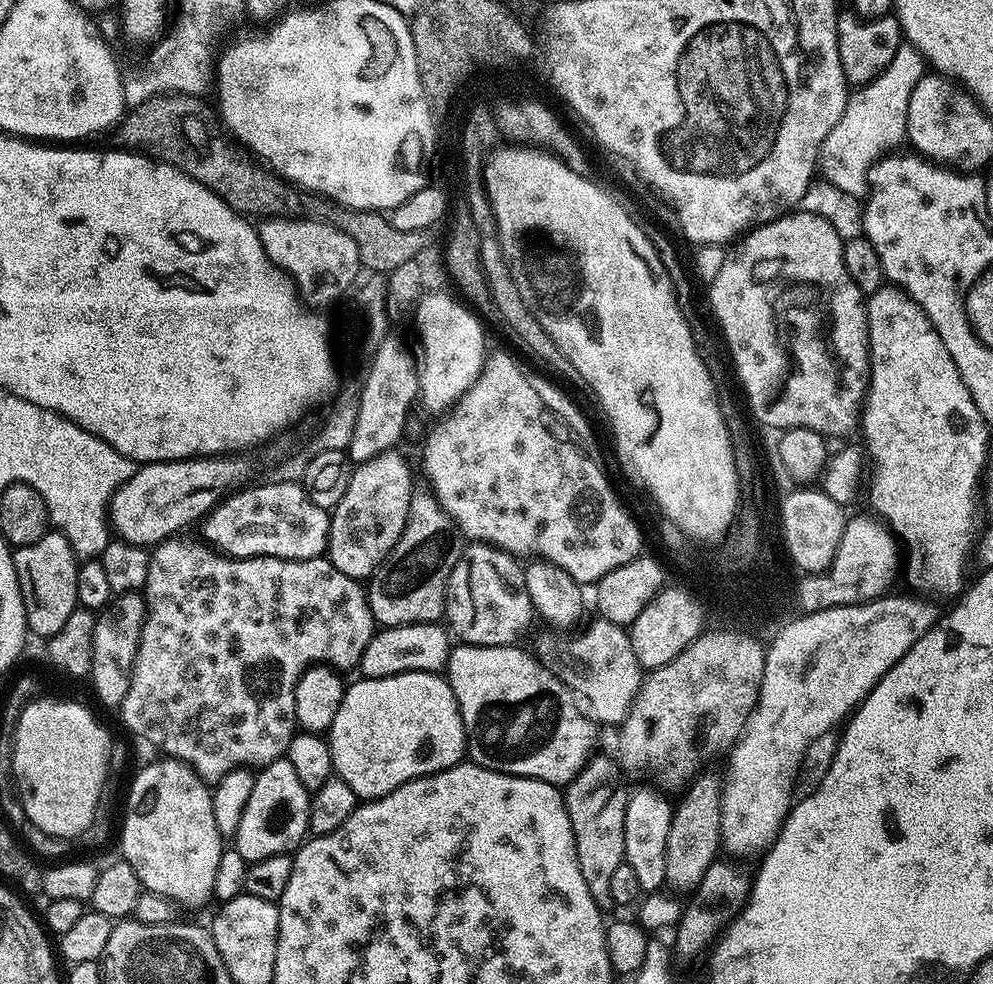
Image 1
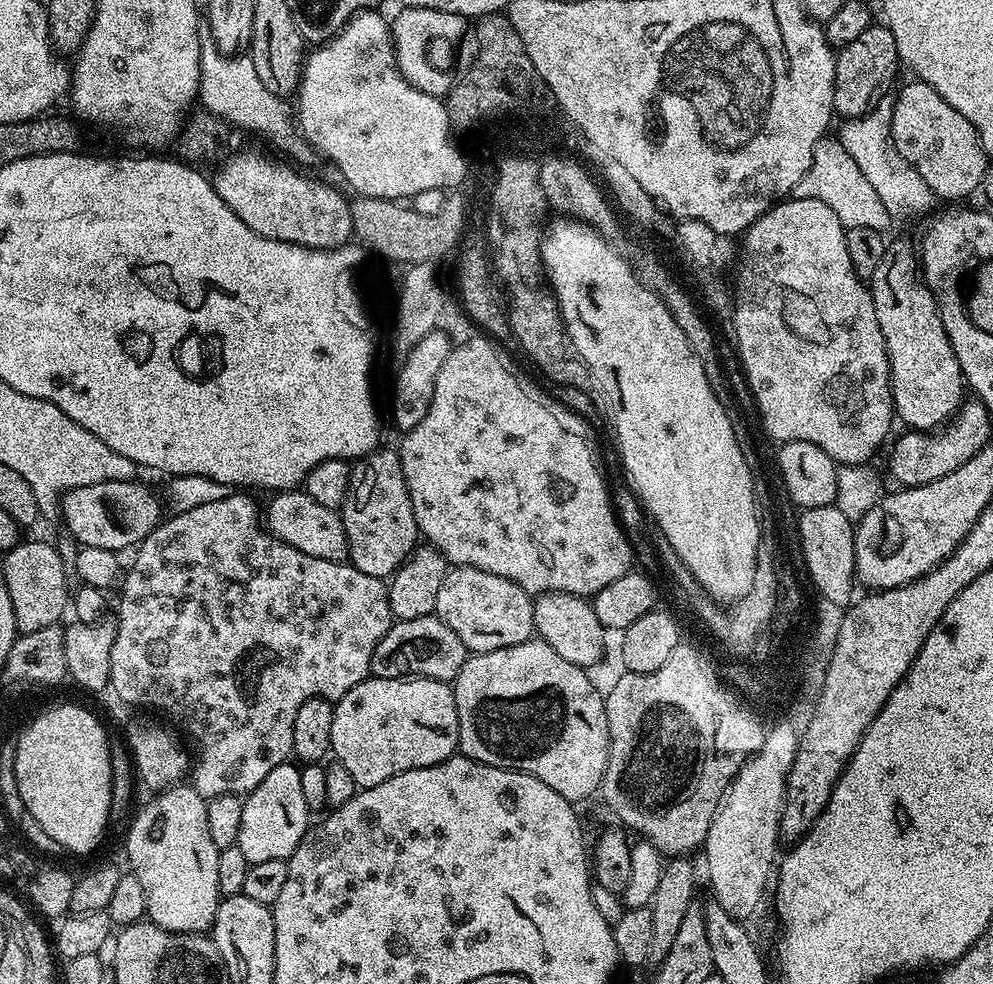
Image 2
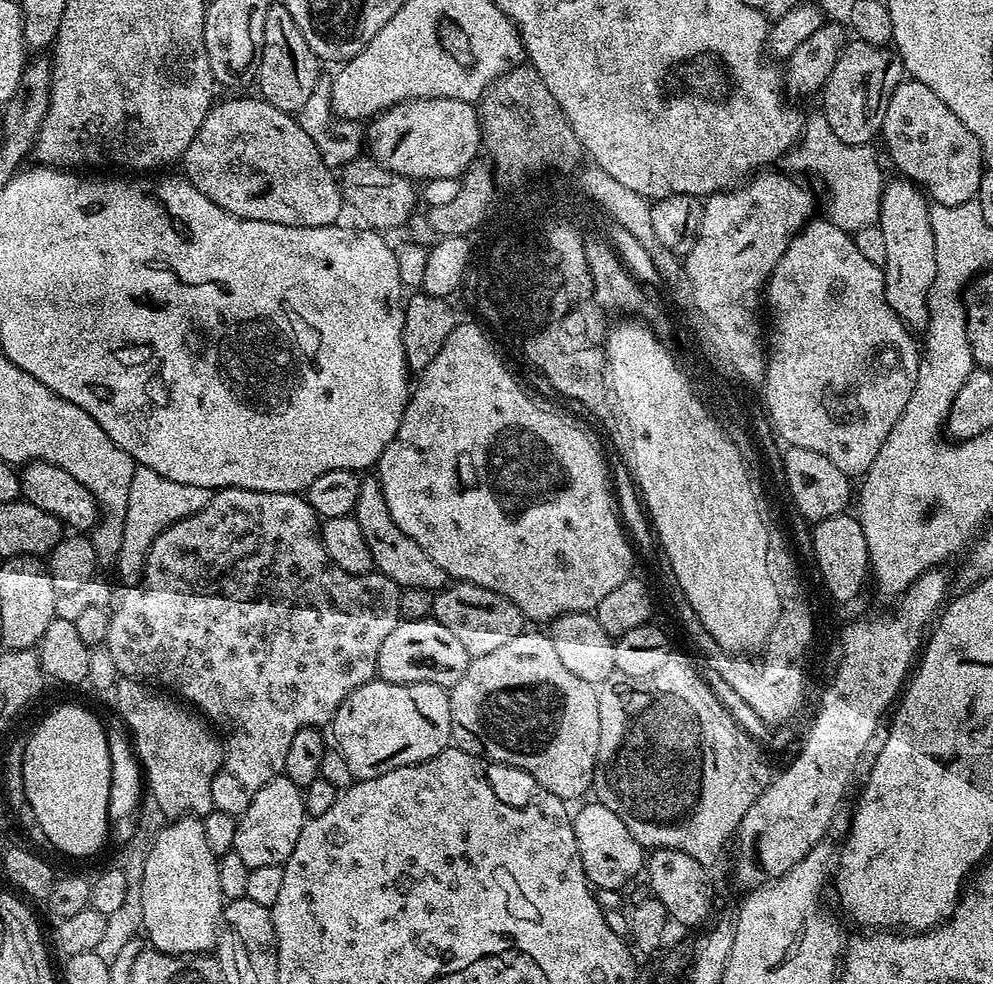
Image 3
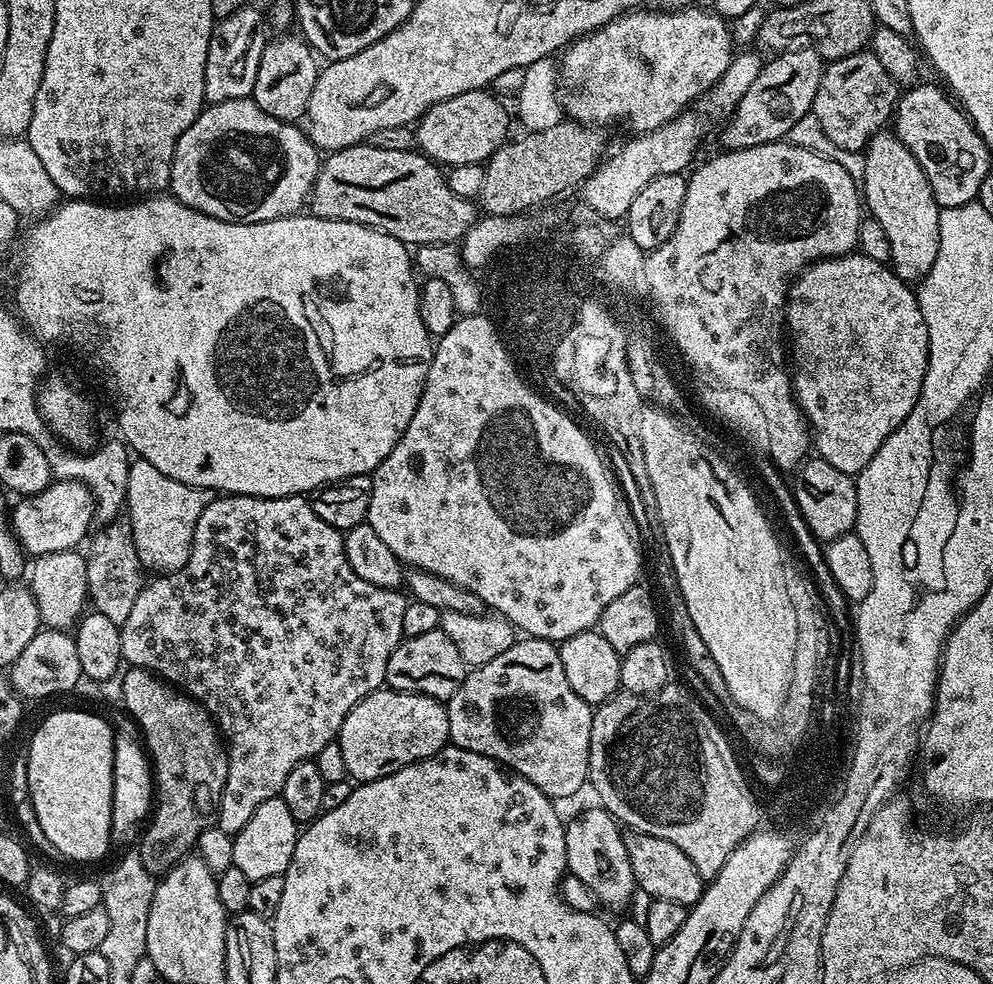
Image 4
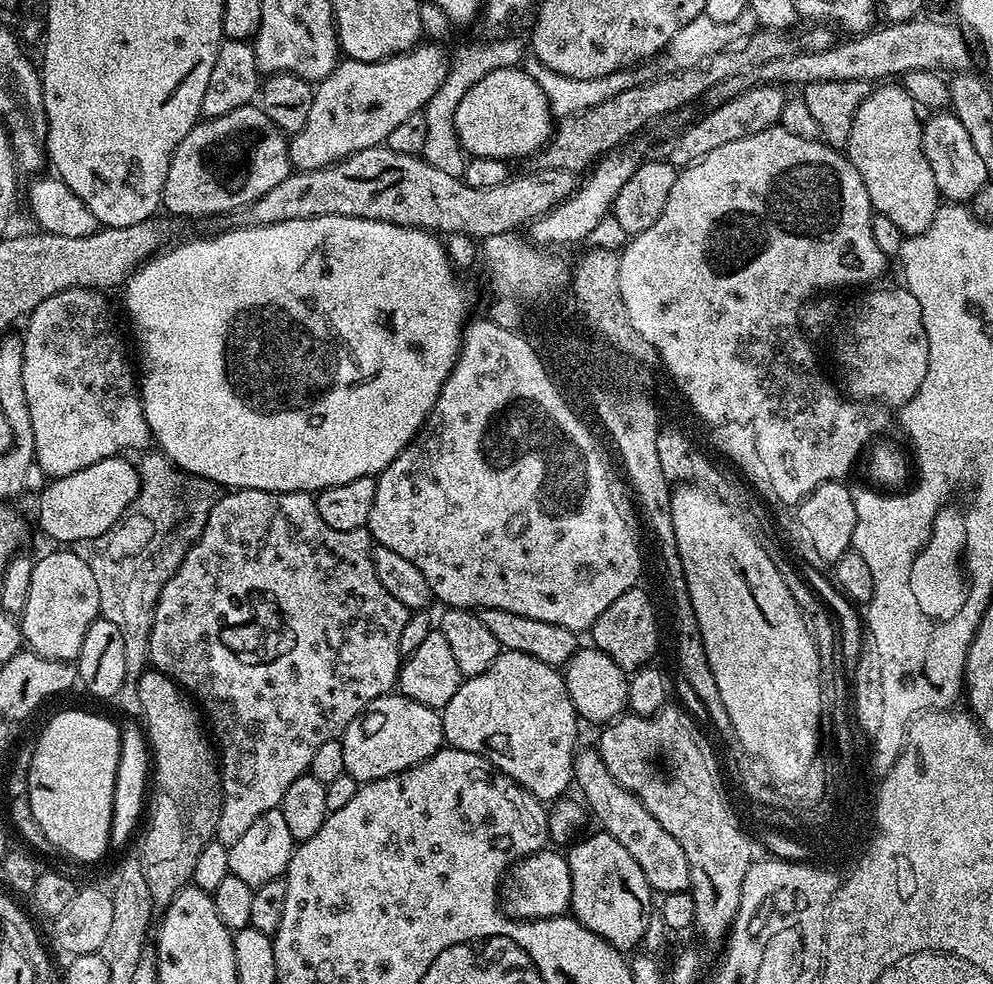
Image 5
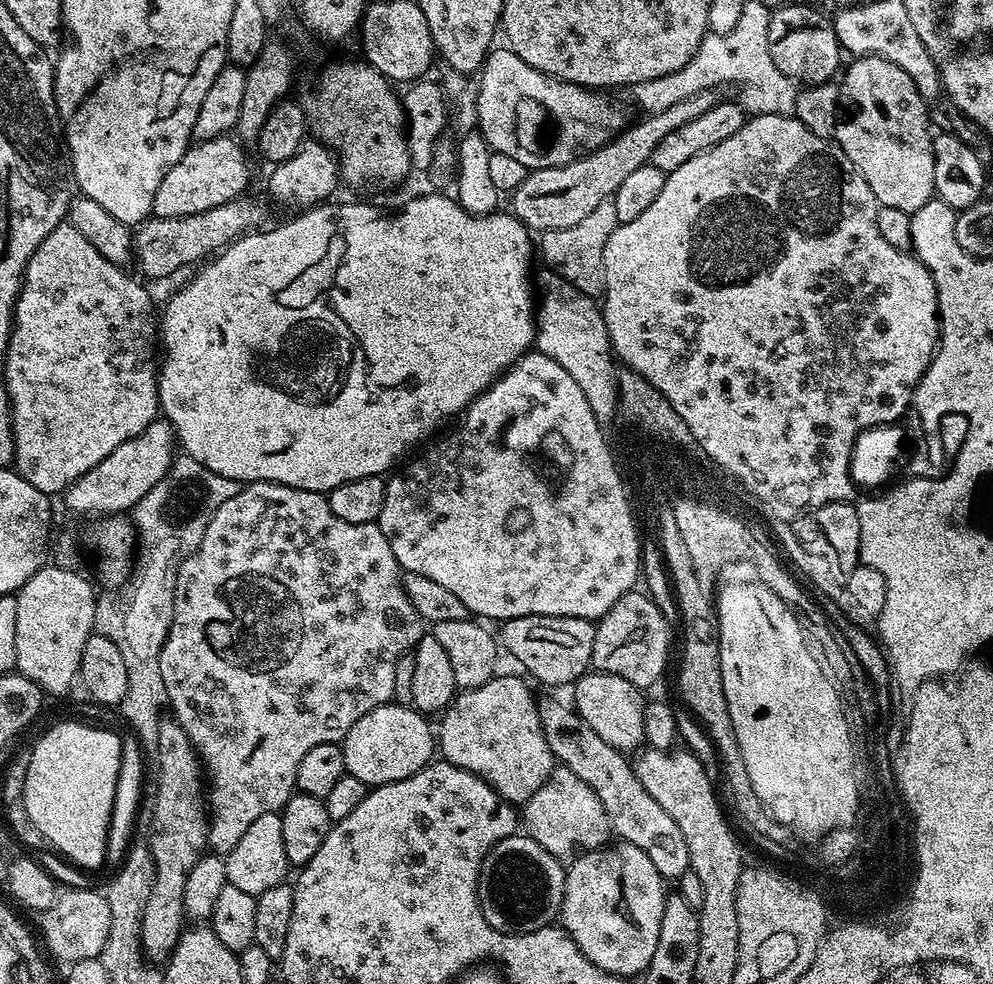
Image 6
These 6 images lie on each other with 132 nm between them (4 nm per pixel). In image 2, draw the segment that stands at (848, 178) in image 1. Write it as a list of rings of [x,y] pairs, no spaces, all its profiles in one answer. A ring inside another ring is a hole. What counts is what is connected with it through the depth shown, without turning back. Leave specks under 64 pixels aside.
[[[882,99],[878,106],[874,106],[874,110],[853,120],[844,120],[841,125],[838,133],[840,145],[844,147],[846,154],[850,154],[850,158],[854,158],[858,170],[866,174],[866,182],[874,186],[878,198],[882,198],[882,206],[886,206],[886,210],[897,217],[927,217],[933,211],[931,208],[938,204],[938,197],[932,193],[930,186],[926,186],[922,174],[918,174],[918,170],[914,170],[914,166],[910,166],[910,162],[906,162],[906,158],[902,158],[902,154],[898,154],[894,146],[892,100]]]

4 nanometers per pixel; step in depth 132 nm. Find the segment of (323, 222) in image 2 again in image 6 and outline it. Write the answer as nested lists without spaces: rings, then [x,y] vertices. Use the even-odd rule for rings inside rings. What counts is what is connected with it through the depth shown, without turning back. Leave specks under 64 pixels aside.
[[[231,135],[193,143],[170,174],[162,178],[154,194],[152,212],[159,218],[182,218],[237,199],[248,184],[248,160],[243,151],[240,141]]]

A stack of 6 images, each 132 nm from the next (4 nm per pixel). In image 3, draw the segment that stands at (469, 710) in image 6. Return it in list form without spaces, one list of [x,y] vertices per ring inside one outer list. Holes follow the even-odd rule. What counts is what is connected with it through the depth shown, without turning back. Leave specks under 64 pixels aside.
[[[525,630],[520,633],[518,638],[510,638],[510,642],[506,642],[506,646],[493,650],[491,654],[469,659],[466,674],[462,674],[462,678],[458,678],[458,682],[452,685],[448,694],[450,718],[452,719],[452,740],[455,747],[464,752],[483,756],[485,760],[491,760],[498,764],[509,764],[511,768],[521,768],[522,771],[530,773],[539,784],[546,786],[546,790],[550,790],[550,794],[554,794],[559,800],[573,802],[572,800],[578,799],[584,791],[589,791],[592,788],[596,755],[598,754],[598,738],[600,737],[596,693],[597,689],[594,685],[590,682],[582,682],[582,678],[577,678],[572,671],[566,670],[566,666],[558,659],[558,650],[554,650],[551,635],[544,633],[543,636],[540,632]]]

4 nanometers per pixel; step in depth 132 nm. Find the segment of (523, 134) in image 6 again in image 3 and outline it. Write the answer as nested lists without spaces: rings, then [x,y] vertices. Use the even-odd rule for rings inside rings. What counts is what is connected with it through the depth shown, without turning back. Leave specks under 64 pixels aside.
[[[407,100],[404,104],[396,104],[381,112],[371,124],[372,129],[366,132],[367,147],[372,147],[371,159],[413,182],[463,177],[482,148],[480,114],[477,105],[466,100]]]

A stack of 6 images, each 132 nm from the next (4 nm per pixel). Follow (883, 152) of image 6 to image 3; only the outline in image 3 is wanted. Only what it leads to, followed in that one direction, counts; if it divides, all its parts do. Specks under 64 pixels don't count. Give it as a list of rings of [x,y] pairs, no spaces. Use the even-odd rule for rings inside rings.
[[[889,179],[880,196],[880,229],[886,241],[884,297],[894,314],[910,330],[927,329],[928,295],[934,286],[934,230],[930,230],[930,201],[911,180]]]

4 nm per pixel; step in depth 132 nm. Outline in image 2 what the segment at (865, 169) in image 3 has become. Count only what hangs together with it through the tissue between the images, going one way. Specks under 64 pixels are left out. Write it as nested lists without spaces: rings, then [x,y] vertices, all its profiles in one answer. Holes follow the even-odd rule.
[[[825,138],[816,143],[810,170],[806,170],[802,182],[798,182],[798,186],[794,186],[792,196],[814,198],[818,202],[830,206],[830,210],[834,210],[834,214],[838,214],[838,222],[842,222],[845,229],[867,226],[869,230],[887,233],[892,220],[894,221],[893,213],[888,212],[886,206],[882,206],[882,198],[878,198],[874,186],[870,186],[870,182],[866,182],[866,174],[862,174],[862,170],[858,170],[854,158],[850,158],[850,154],[846,154],[846,150],[836,138]]]

